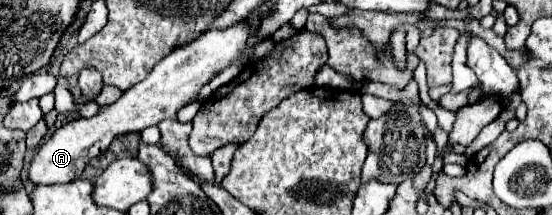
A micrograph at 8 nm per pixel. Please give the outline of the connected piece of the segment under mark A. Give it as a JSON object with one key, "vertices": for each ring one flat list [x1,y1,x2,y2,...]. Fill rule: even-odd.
{"vertices":[[242,19,240,23,232,23,232,27,226,27,224,31,212,31,212,29,206,31,196,41,174,49,172,55,166,55,144,81,124,91,124,95,116,103,102,107,98,115,90,119,80,117,56,129,34,155,28,171,30,181,40,185,70,183,82,175,90,159,98,157,102,151,108,149,110,141,116,135,130,131,140,133,144,127,156,125,162,119,176,117,176,113,182,107,196,101,200,87,204,87,204,83,212,79,212,75,218,75,220,71,224,71,224,67,228,67,228,63,234,63,236,59,244,57,244,47,250,39,250,31,252,25,246,19]]}

